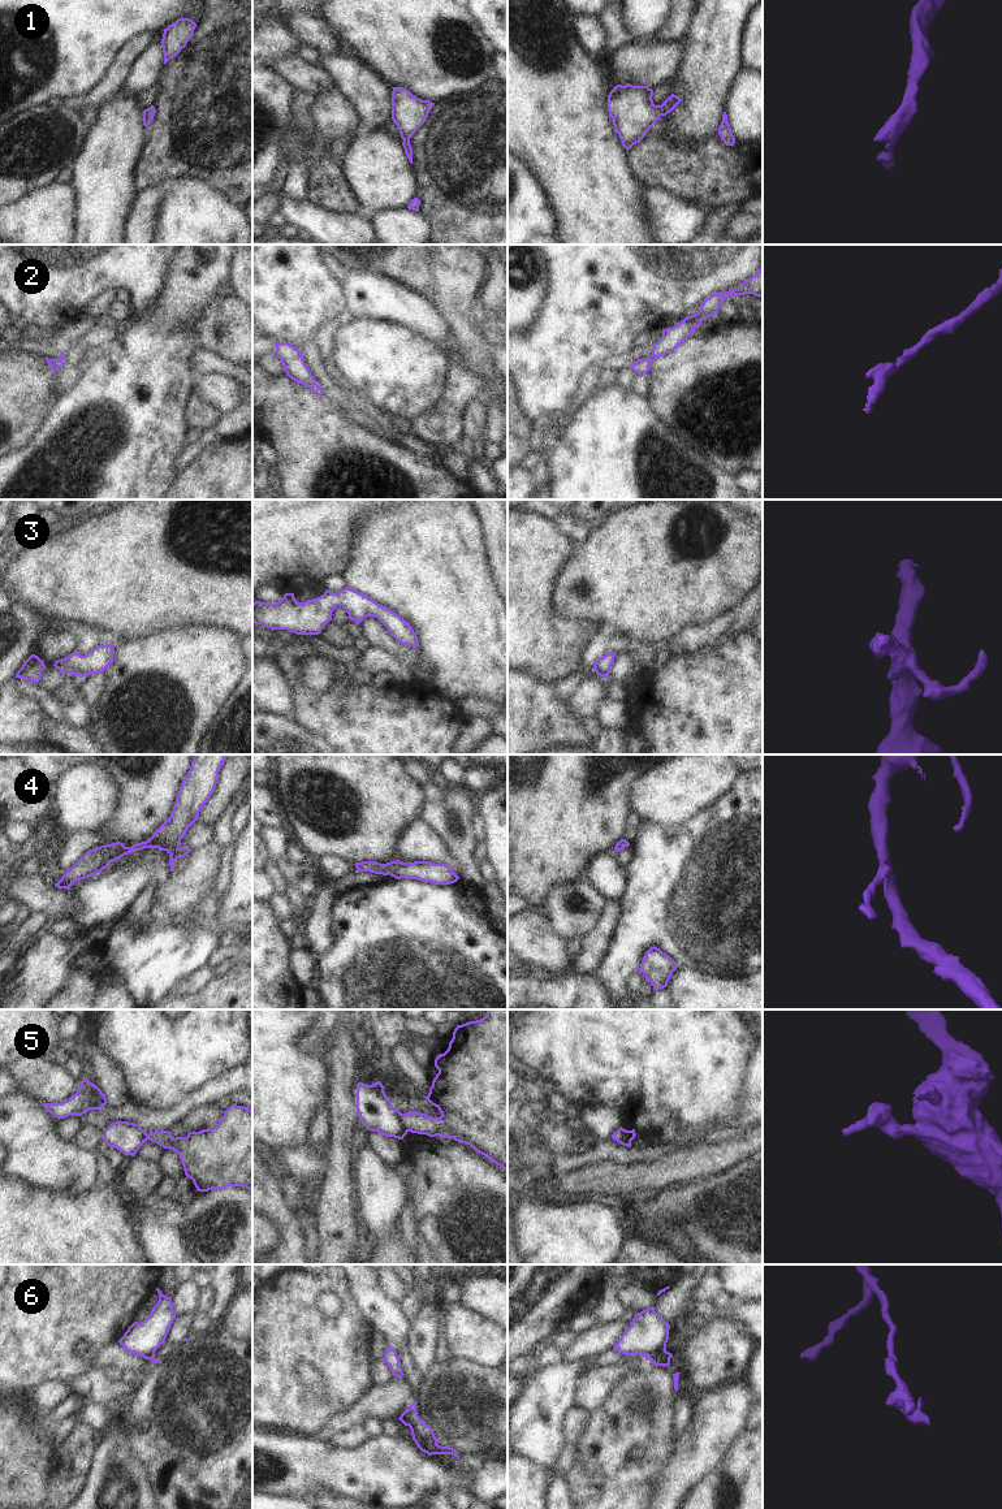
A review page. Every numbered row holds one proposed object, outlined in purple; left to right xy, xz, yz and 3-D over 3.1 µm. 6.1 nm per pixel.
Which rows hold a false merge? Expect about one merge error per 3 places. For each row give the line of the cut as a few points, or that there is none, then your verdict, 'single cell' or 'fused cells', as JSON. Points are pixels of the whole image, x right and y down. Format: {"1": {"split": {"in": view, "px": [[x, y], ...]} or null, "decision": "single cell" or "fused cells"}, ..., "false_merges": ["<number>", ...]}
{"1": {"split": null, "decision": "single cell"}, "2": {"split": null, "decision": "single cell"}, "3": {"split": null, "decision": "single cell"}, "4": {"split": null, "decision": "single cell"}, "5": {"split": {"in": "xz", "px": [[401, 1114], [407, 1131]]}, "decision": "fused cells"}, "6": {"split": {"in": "yz", "px": [[665, 1350], [651, 1360]]}, "decision": "fused cells"}, "false_merges": ["5", "6"]}

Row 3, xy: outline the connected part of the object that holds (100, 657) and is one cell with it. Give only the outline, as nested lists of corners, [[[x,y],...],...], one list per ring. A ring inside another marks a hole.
[[[98,645],[85,656],[74,650],[68,657],[57,660],[53,666],[61,674],[70,673],[79,678],[103,673],[113,662],[113,648],[113,645]]]

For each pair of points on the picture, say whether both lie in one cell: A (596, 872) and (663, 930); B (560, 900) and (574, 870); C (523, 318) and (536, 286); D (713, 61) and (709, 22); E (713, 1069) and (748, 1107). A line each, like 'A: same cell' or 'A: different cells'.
A: different cells
B: different cells
C: same cell
D: same cell
E: different cells

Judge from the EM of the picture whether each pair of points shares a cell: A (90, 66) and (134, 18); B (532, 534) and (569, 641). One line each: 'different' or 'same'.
A: same
B: same

